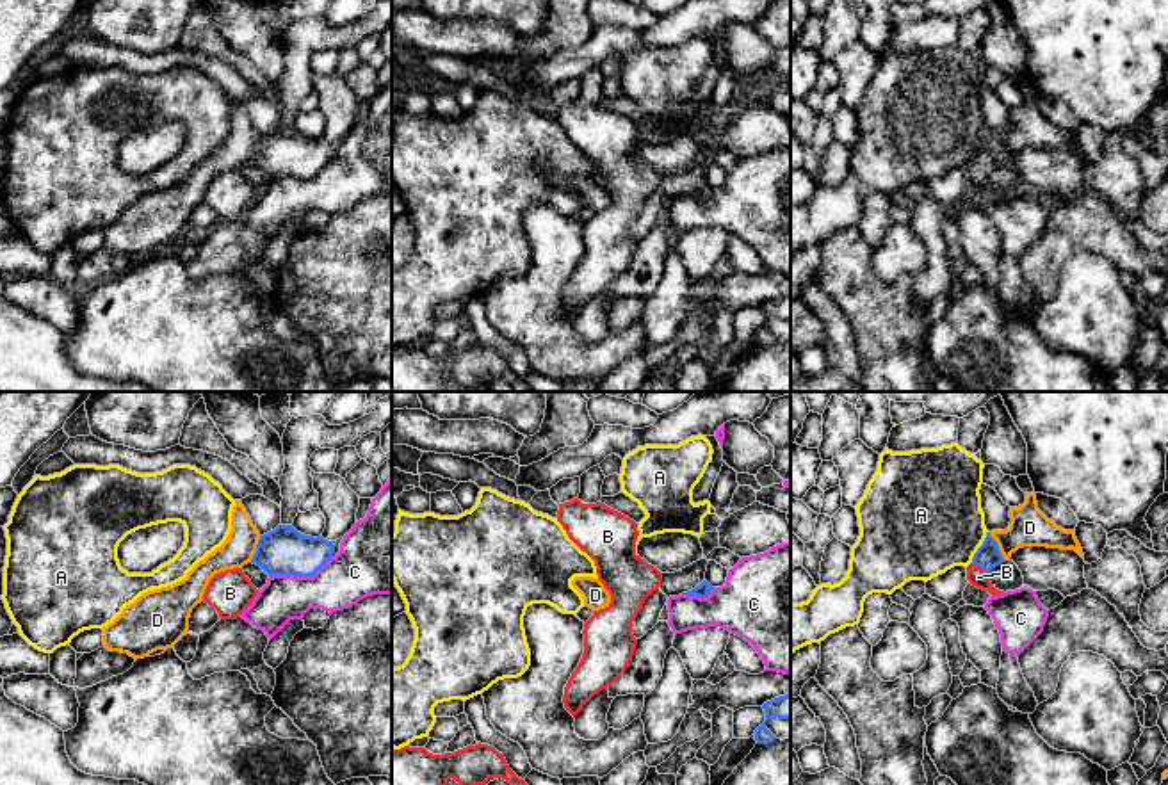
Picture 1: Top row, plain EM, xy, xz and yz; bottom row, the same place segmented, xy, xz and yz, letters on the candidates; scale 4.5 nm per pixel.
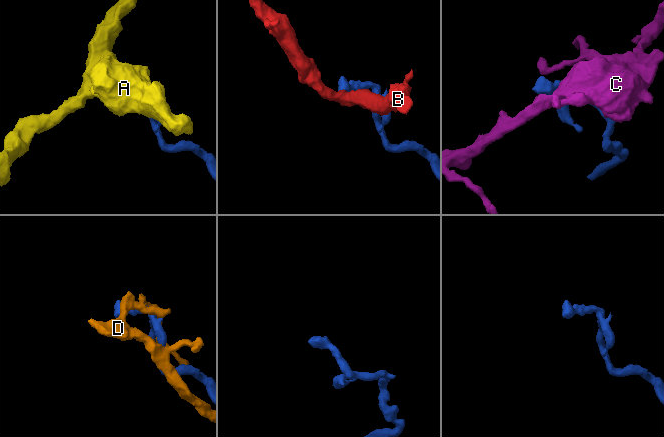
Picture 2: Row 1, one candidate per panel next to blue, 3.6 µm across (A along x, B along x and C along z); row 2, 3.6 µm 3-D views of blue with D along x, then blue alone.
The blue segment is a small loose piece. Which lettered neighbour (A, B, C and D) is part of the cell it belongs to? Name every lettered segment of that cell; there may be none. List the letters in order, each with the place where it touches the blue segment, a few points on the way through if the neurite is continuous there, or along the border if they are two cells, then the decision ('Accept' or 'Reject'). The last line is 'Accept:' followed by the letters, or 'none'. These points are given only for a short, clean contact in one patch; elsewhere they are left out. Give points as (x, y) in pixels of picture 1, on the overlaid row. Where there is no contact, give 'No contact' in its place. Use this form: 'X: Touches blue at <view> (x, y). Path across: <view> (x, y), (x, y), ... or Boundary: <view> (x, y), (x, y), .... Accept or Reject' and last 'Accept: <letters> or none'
A: Touches blue at yz (980, 547). Boundary: yz (987, 531), (969, 563). Reject
B: Touches blue at yz (980, 566). Path across: yz (989, 556), (980, 566), (978, 577). Accept
C: Touches blue at xy (300, 575). Reject
D: Touches blue at yz (997, 547). Reject
Accept: B

